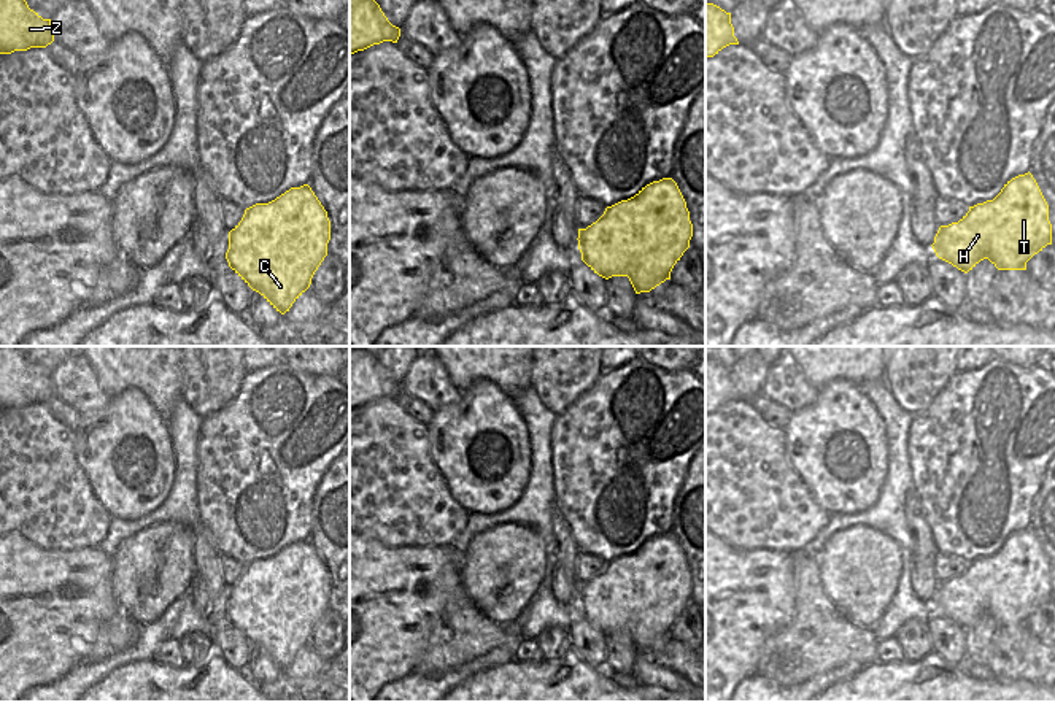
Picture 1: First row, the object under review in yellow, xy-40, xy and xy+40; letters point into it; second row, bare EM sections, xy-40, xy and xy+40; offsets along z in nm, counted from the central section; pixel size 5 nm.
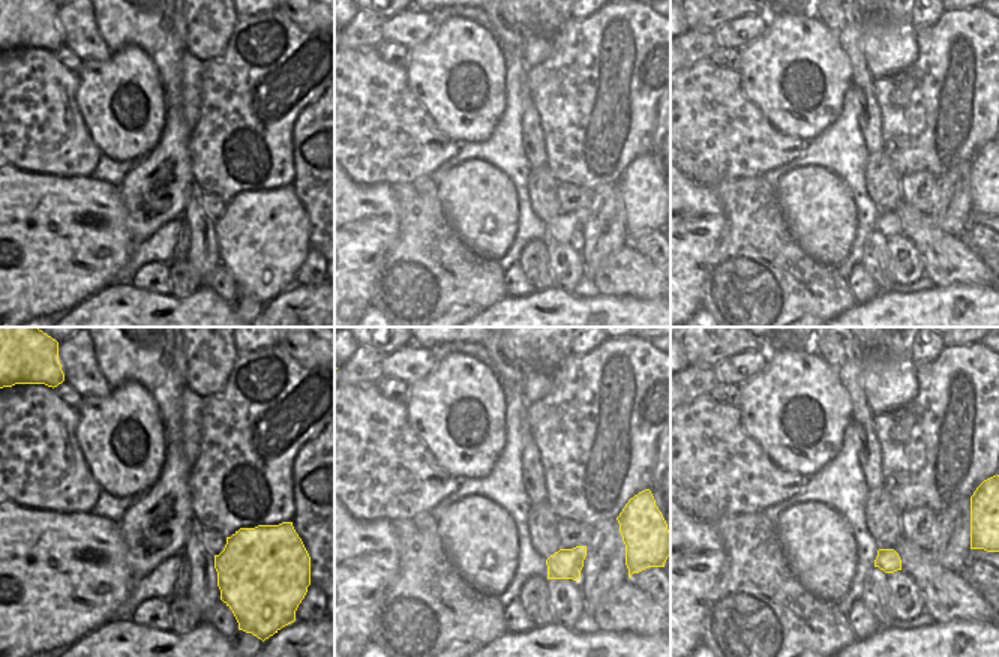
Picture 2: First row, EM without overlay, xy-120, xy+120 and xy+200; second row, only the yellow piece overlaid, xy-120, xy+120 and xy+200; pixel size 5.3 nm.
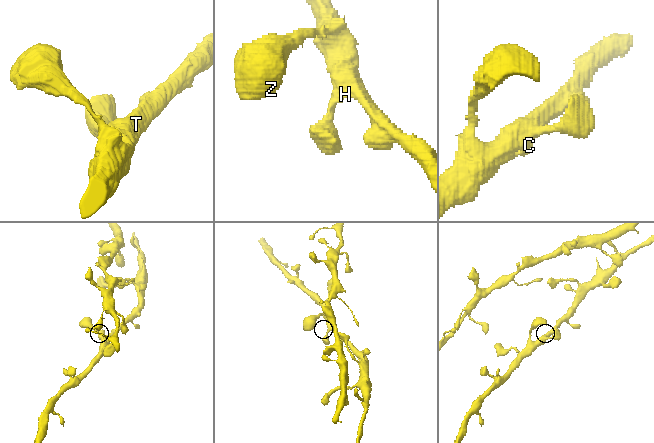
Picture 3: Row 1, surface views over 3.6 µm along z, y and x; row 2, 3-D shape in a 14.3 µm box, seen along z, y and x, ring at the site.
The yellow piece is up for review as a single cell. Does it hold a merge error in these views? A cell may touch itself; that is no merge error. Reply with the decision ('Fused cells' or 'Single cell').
Single cell.

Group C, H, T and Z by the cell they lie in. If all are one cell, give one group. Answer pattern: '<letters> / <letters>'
C H T Z

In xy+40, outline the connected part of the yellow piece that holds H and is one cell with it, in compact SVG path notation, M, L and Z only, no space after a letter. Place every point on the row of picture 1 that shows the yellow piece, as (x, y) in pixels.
M1028 172L1007 181L1001 192L949 226L941 226L936 256L968 273L988 259L998 270L1026 270L1026 262L1052 245L1049 205Z

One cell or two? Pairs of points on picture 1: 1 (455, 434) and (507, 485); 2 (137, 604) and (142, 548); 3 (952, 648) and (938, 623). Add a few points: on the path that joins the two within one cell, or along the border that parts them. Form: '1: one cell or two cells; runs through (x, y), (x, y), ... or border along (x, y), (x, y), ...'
1: one cell; runs through (463, 453), (472, 478), (488, 485)
2: one cell; runs through (142, 590), (142, 563)
3: one cell; runs through (952, 642), (954, 636), (944, 629)

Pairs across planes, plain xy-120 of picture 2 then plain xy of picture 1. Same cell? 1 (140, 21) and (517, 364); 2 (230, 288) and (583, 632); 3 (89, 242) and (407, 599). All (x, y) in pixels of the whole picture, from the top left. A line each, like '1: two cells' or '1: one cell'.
1: one cell
2: one cell
3: one cell

